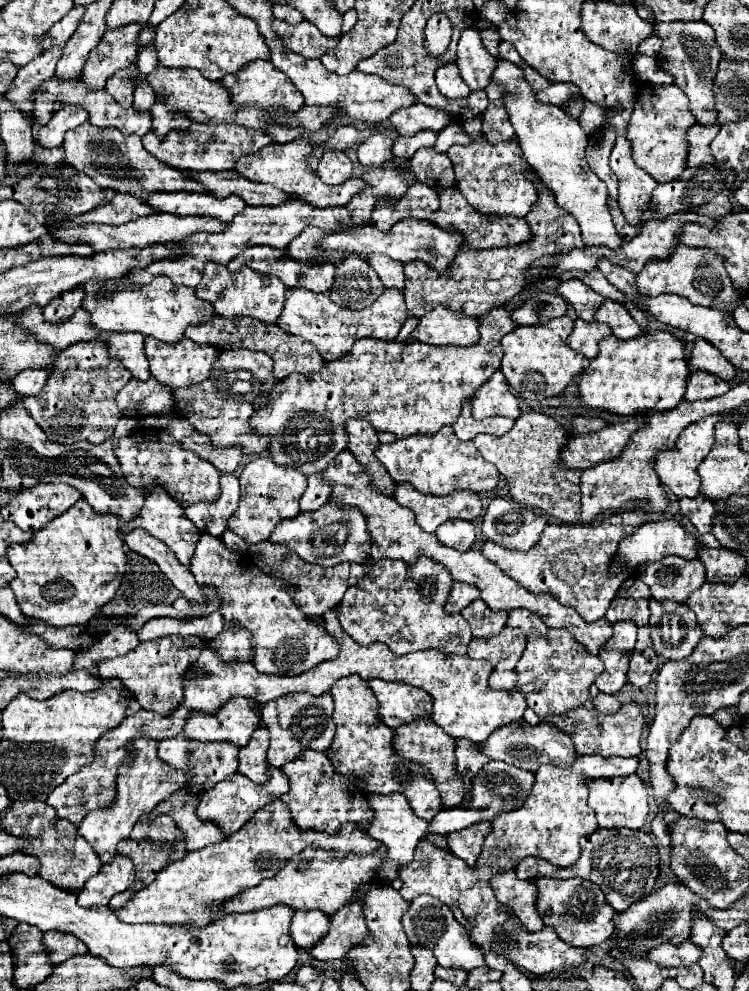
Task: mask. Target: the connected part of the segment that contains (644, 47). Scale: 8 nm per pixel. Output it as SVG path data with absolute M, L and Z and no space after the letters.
M652 34L652 38L646 38L644 42L640 42L638 52L640 52L640 54L646 54L646 56L656 56L656 54L660 52L660 44L662 44L660 38Z

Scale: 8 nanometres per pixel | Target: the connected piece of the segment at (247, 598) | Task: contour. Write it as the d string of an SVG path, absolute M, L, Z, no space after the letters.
M202 534L190 562L190 572L200 586L208 584L216 588L224 628L240 626L252 634L252 662L258 672L298 676L318 666L320 662L338 656L338 642L326 632L326 628L312 624L292 602L294 590L284 586L280 578L272 578L262 570L256 570L256 566L250 566L248 558L230 552L220 538Z

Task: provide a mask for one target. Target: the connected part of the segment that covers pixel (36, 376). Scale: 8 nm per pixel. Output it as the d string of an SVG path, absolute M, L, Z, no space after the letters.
M22 370L22 372L14 378L12 386L14 386L14 390L16 390L20 396L26 398L26 396L36 396L36 394L40 394L40 390L44 388L46 380L48 380L48 372L46 372L46 370Z

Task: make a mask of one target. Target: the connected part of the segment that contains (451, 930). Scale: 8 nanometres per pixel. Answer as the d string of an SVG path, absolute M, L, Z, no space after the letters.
M432 896L414 898L410 902L408 912L402 918L402 924L408 934L408 940L412 944L432 950L432 954L436 956L436 962L440 966L462 966L464 970L484 966L484 956L482 956L480 948L468 938L466 930L454 920L452 910L446 904L442 904L438 898L432 898Z

